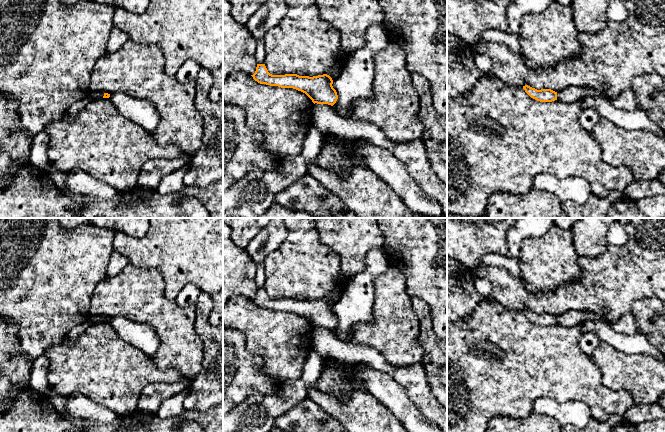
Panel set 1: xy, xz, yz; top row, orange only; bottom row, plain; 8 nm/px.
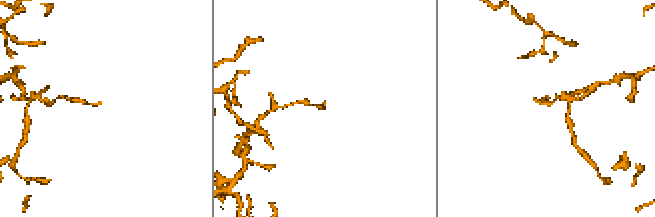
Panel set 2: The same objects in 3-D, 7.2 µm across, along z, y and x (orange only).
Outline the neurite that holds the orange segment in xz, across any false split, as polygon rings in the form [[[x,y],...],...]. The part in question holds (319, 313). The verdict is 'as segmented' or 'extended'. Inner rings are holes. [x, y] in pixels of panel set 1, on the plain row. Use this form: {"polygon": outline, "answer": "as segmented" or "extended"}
{"polygon": [[[257,288],[256,295],[251,299],[260,308],[278,310],[281,312],[293,312],[305,317],[315,328],[328,328],[333,330],[338,319],[333,312],[333,304],[327,299],[299,300],[297,298],[272,299],[265,288]]], "answer": "as segmented"}

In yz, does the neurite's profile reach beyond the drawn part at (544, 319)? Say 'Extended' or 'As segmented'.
As segmented

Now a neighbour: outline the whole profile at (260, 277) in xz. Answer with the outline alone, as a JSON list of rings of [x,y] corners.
[[[263,263],[260,265],[257,265],[254,280],[257,288],[264,288],[265,281],[266,281],[266,274],[265,274]]]

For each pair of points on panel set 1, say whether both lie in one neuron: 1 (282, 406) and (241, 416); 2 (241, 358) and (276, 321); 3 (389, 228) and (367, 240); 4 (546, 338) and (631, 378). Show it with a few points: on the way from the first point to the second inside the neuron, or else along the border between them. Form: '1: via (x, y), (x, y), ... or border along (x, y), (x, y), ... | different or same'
1: via (272, 406), (261, 410), (255, 416), (251, 416) | same
2: border along (236, 330), (245, 348), (261, 358), (262, 369) | different
3: border along (378, 228), (383, 238), (382, 248) | different
4: border along (589, 356), (599, 369), (602, 381) | different

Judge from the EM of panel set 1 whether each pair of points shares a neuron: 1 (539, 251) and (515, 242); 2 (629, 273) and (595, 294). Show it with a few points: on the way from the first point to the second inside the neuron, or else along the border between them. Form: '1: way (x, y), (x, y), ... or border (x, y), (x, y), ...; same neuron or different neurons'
1: border (543, 234), (526, 237), (518, 257); different neurons
2: way (621, 275), (611, 283), (603, 286); same neuron

